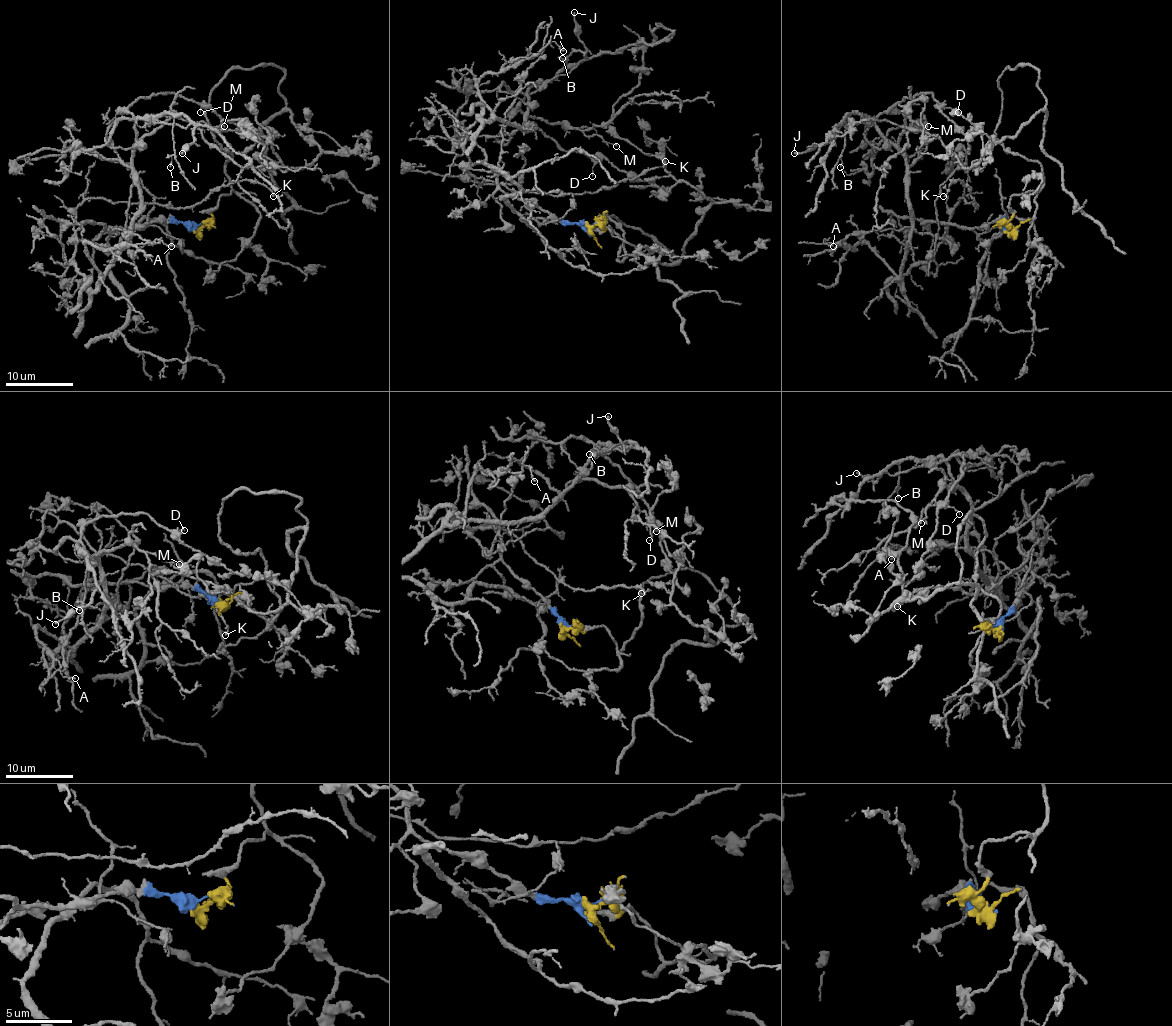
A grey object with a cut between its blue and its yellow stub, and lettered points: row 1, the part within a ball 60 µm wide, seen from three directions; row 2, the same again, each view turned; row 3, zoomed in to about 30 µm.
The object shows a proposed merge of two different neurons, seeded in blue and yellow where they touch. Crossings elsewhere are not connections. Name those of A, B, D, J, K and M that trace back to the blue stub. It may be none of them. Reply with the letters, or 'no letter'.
A, B, D, J, K, M

